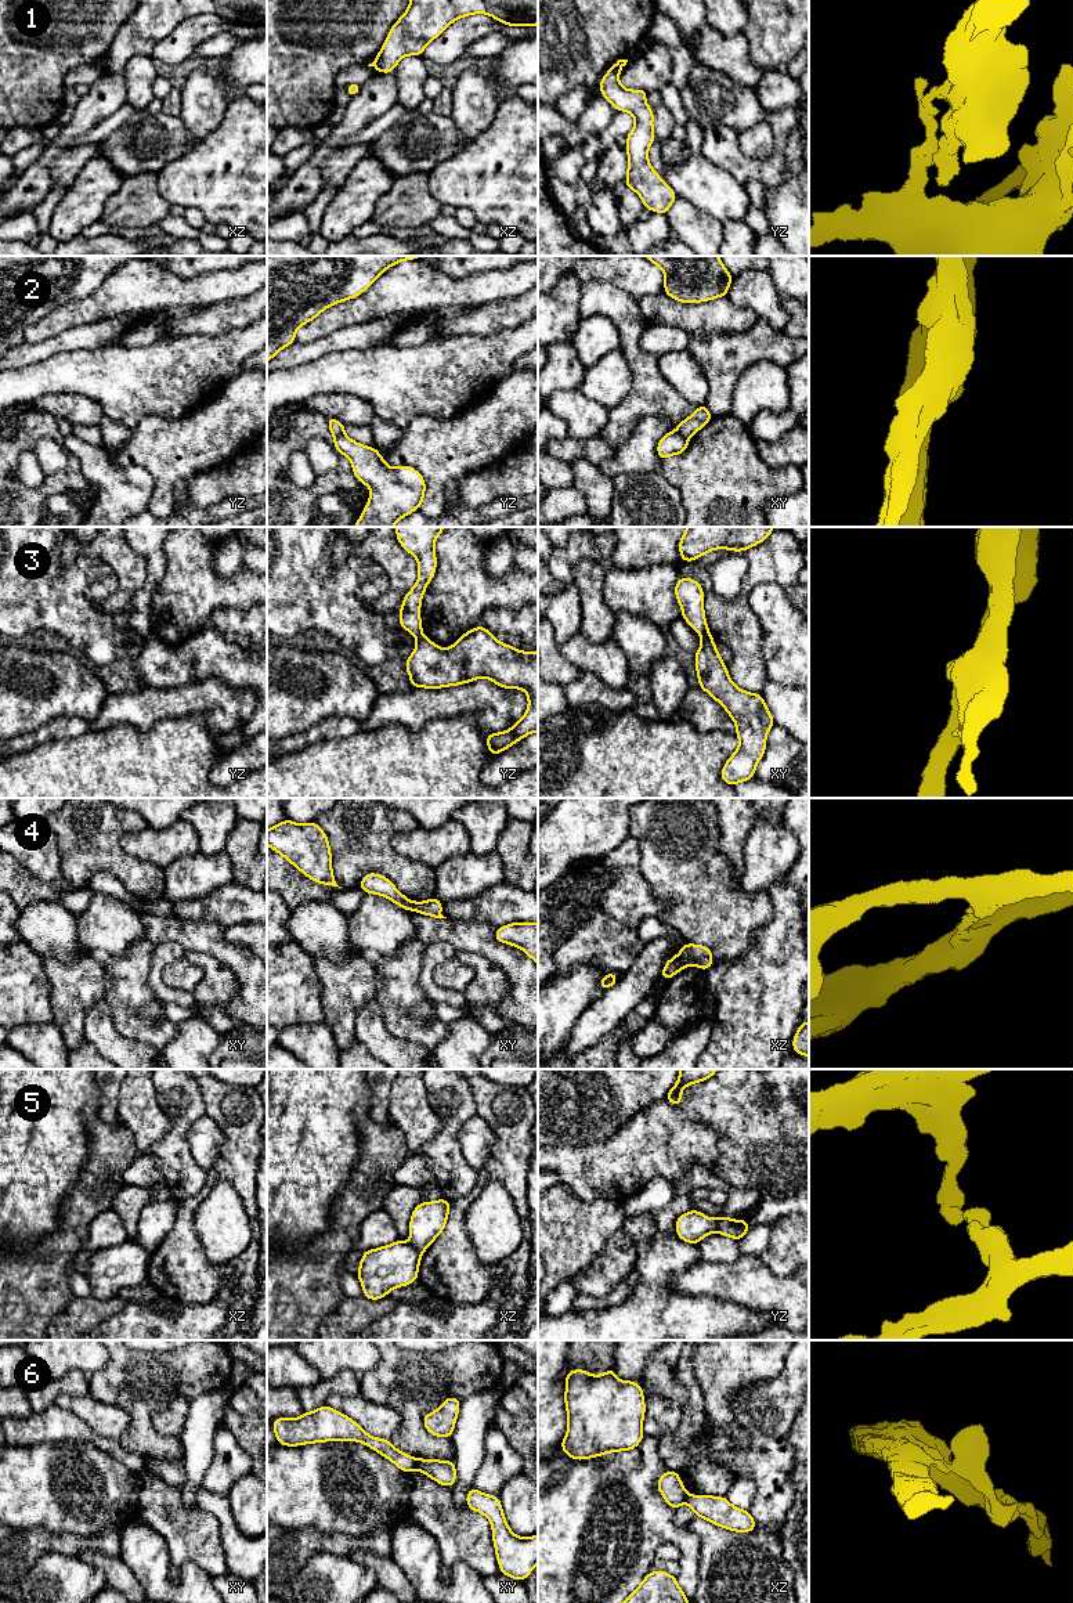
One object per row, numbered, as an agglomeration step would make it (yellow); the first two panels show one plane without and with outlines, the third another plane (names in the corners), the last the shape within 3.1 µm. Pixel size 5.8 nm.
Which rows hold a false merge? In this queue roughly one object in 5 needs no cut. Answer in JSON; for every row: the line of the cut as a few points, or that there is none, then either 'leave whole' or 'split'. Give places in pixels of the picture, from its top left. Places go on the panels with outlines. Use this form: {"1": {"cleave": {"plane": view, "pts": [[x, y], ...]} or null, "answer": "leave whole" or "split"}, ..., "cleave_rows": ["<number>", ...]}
{"1": {"cleave": {"plane": "yz", "pts": [[611, 67], [620, 69]]}, "answer": "split"}, "2": {"cleave": {"plane": "yz", "pts": [[343, 433], [333, 437]]}, "answer": "split"}, "3": {"cleave": {"plane": "xy", "pts": [[698, 632], [711, 639]]}, "answer": "split"}, "4": {"cleave": {"plane": "xz", "pts": [[678, 955], [685, 966]]}, "answer": "split"}, "5": {"cleave": {"plane": "yz", "pts": [[714, 1219], [718, 1231]]}, "answer": "split"}, "6": {"cleave": {"plane": "xy", "pts": [[415, 1459], [418, 1466]]}, "answer": "split"}, "cleave_rows": ["1", "2", "3", "4", "5", "6"]}

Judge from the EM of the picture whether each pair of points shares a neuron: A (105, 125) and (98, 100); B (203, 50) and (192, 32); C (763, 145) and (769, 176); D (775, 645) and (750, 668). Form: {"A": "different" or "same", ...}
{"A": "different", "B": "different", "C": "different", "D": "different"}

